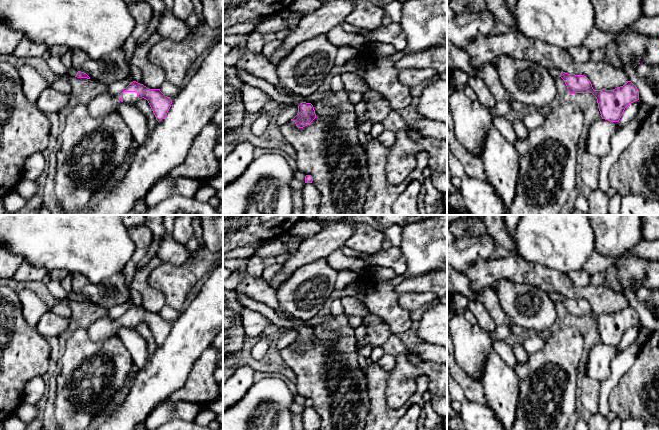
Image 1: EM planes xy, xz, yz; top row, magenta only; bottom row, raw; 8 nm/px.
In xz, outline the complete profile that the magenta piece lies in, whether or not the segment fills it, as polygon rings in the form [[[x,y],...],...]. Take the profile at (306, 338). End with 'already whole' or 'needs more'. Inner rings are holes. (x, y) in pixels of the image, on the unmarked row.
[[[296,318],[291,319],[294,322],[294,329],[298,332],[297,339],[291,345],[294,345],[298,352],[303,352],[316,342],[314,331],[311,327],[304,326],[303,321]]] | needs more

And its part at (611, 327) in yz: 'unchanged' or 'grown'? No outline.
grown

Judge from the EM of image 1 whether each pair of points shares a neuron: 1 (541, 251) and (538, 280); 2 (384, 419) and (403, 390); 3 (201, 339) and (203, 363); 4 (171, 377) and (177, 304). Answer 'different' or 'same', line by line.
1: different
2: different
3: different
4: different

